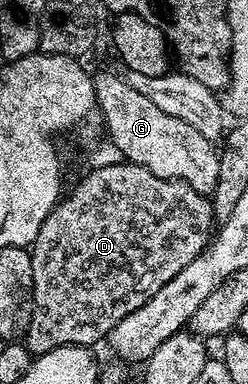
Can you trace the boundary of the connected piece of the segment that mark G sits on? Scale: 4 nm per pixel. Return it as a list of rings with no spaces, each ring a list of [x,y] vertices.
[[[112,73],[105,77],[97,76],[94,88],[98,113],[104,116],[104,121],[108,124],[108,137],[124,159],[132,163],[142,159],[143,164],[149,167],[156,166],[171,171],[201,195],[211,195],[216,190],[220,154],[213,142],[207,141],[194,127],[185,123],[183,117],[159,109],[149,97],[131,89],[124,82],[123,76],[116,74],[115,77]]]

